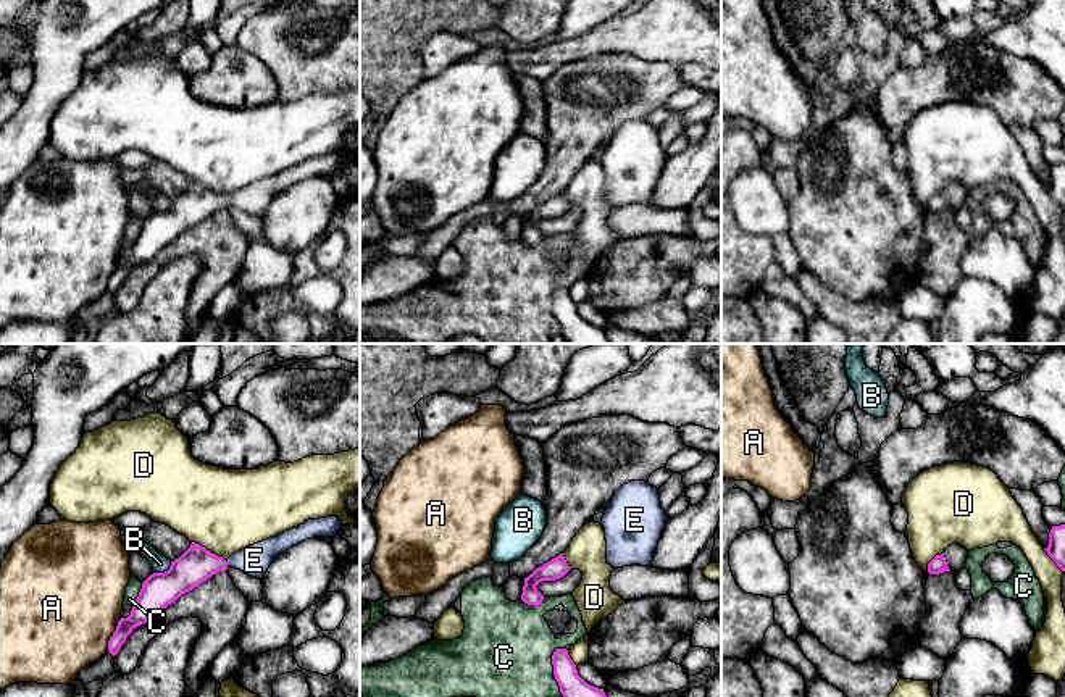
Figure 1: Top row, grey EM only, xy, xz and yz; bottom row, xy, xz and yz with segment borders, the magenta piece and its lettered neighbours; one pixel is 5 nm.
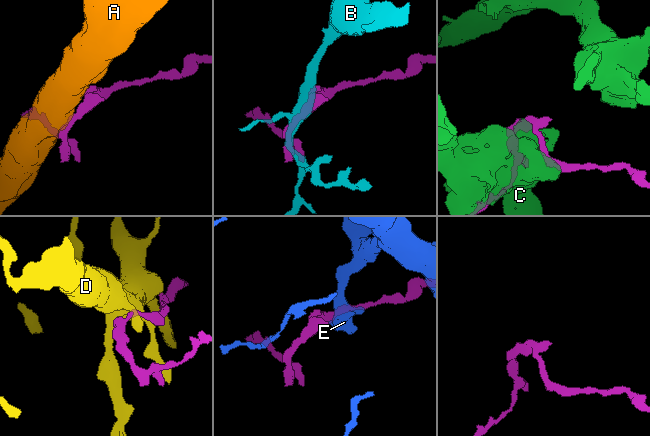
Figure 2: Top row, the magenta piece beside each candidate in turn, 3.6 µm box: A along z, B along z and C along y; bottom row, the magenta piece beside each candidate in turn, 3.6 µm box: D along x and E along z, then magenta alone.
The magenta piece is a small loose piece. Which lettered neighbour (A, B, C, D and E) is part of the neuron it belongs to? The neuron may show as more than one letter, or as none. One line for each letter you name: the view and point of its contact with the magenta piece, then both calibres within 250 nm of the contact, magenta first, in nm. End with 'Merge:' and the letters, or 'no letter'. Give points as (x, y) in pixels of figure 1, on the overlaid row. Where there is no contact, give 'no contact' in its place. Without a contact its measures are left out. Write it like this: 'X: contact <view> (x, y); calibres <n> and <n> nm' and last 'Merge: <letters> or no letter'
E: contact xy (226, 563); calibres 180 and 150 nm
Merge: E

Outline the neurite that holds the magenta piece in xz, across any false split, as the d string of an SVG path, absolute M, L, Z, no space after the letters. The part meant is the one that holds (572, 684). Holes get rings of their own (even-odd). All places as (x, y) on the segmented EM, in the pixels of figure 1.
M555 649L552 655L553 676L563 697L607 697L604 689L587 684L576 670L566 649Z

